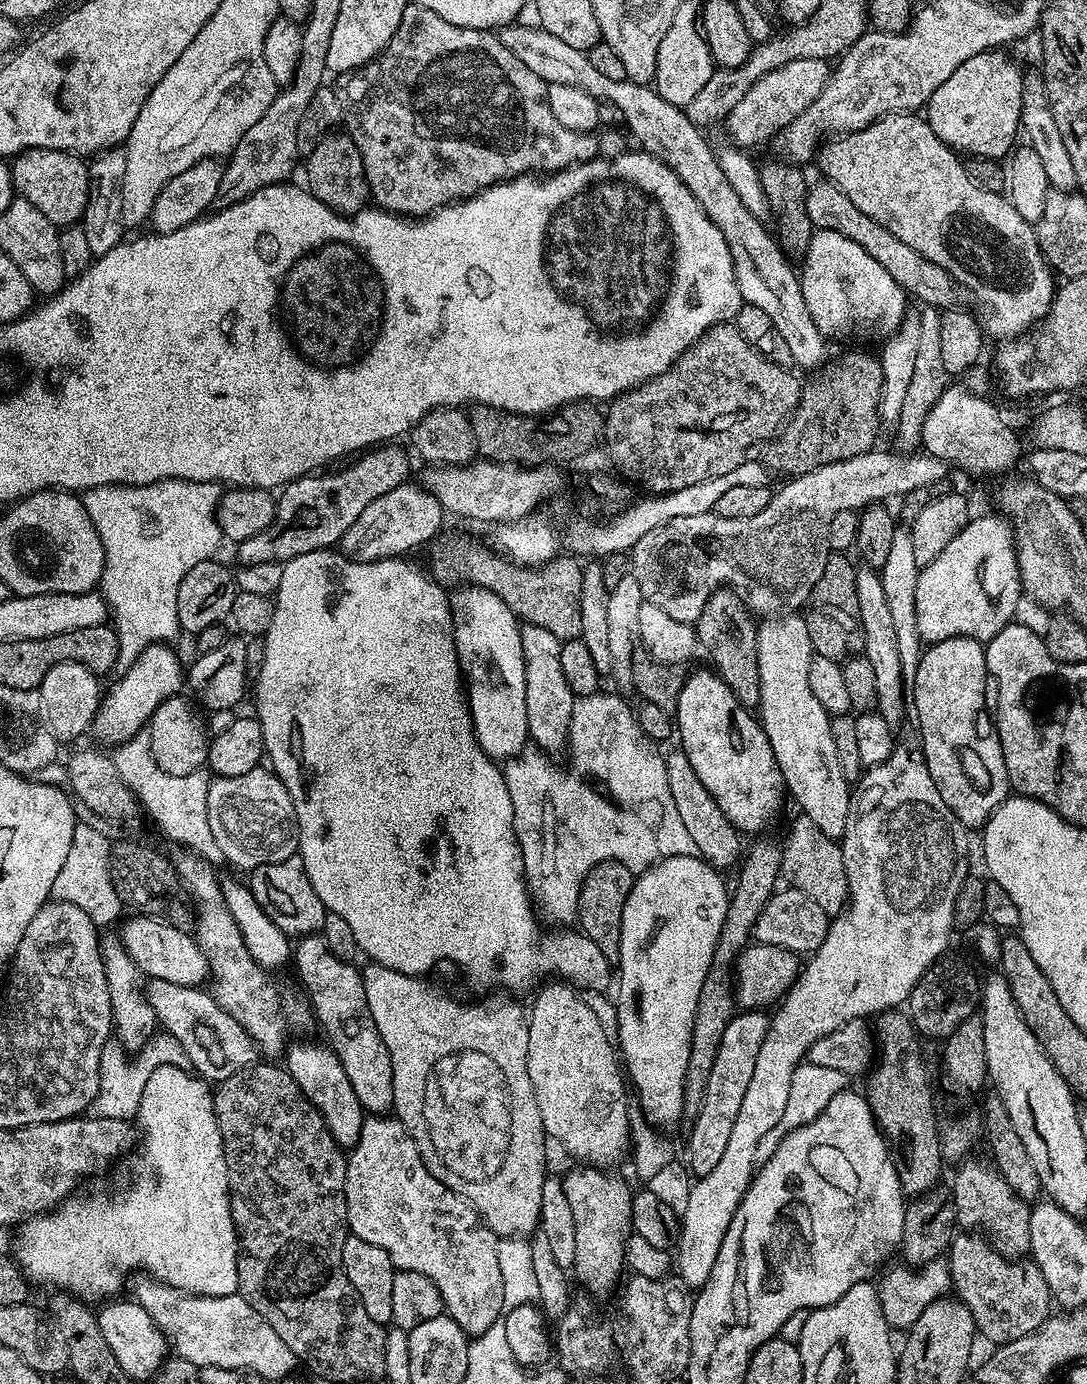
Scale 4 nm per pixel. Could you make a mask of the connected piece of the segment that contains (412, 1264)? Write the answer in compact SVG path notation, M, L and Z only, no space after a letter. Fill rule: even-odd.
M384 1114L369 1115L362 1126L362 1134L358 1138L358 1142L347 1153L346 1159L348 1165L346 1166L346 1186L344 1189L346 1190L346 1210L348 1211L348 1227L351 1235L366 1238L366 1242L374 1242L374 1246L382 1246L382 1250L386 1250L390 1254L390 1262L397 1270L426 1274L426 1278L430 1278L430 1282L434 1282L434 1286L438 1286L438 1294L442 1294L444 1312L451 1316L454 1322L458 1322L458 1326L470 1338L478 1337L484 1331L489 1330L496 1320L501 1319L504 1312L502 1273L498 1264L498 1237L484 1225L484 1221L481 1220L475 1208L468 1201L463 1200L454 1190L450 1190L445 1184L438 1182L438 1178L434 1178L434 1174L430 1174L418 1146L412 1141L405 1128L400 1125L400 1121L395 1118L389 1118Z

